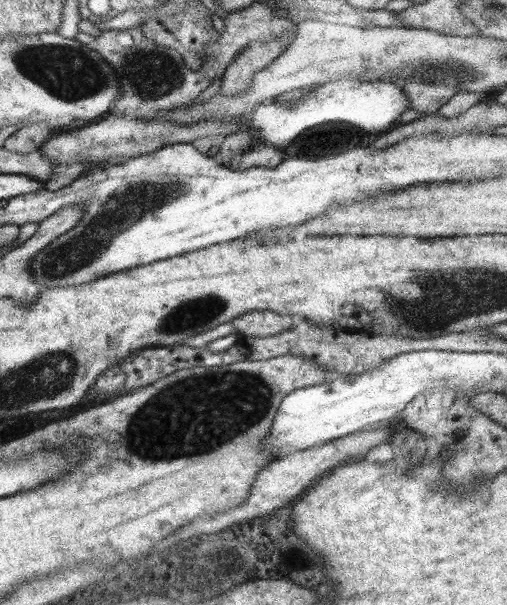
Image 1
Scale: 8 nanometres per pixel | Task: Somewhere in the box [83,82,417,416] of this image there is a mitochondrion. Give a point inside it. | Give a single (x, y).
(195, 314)

